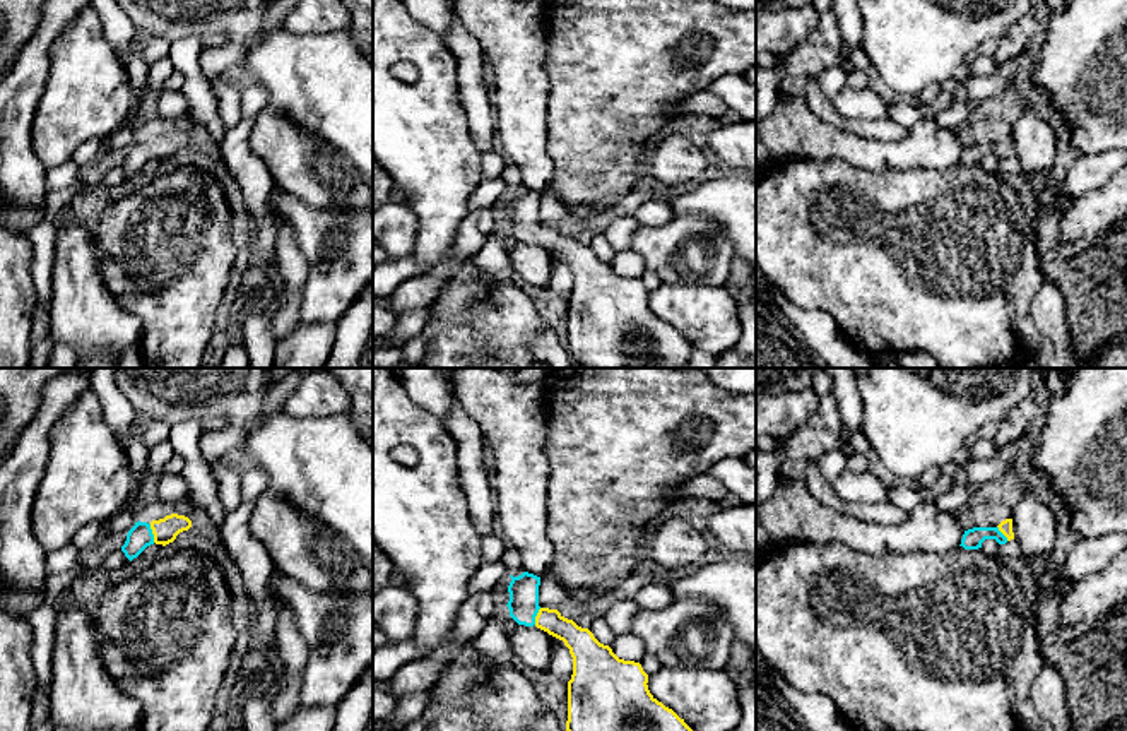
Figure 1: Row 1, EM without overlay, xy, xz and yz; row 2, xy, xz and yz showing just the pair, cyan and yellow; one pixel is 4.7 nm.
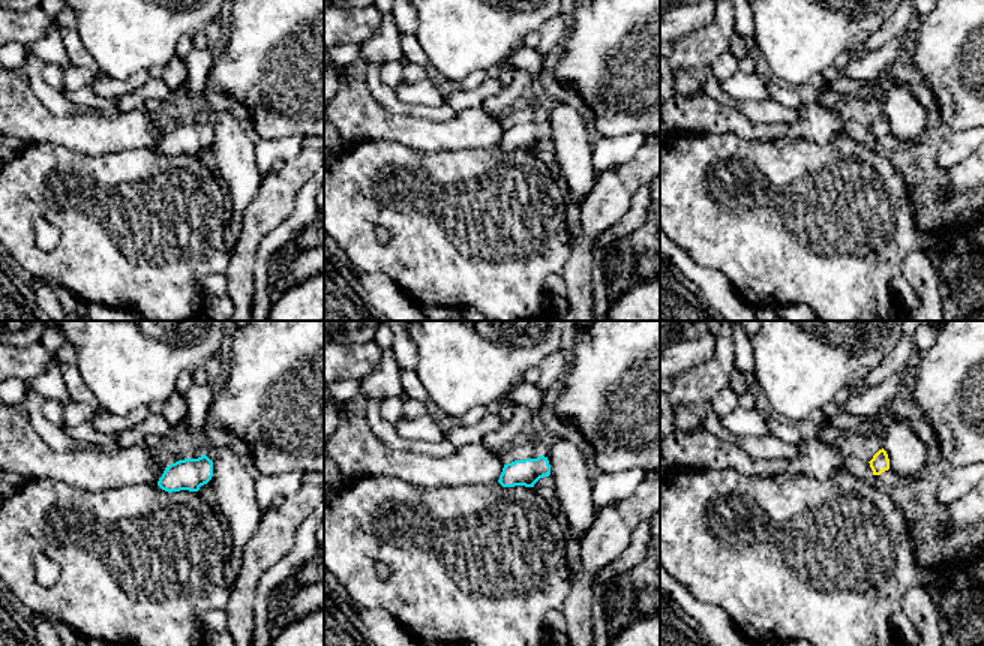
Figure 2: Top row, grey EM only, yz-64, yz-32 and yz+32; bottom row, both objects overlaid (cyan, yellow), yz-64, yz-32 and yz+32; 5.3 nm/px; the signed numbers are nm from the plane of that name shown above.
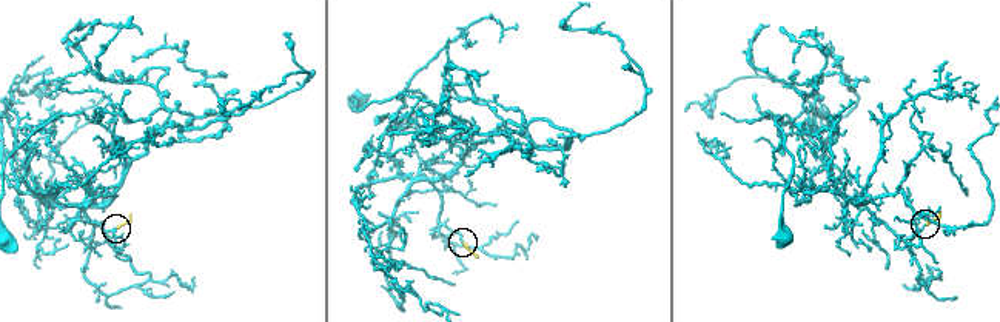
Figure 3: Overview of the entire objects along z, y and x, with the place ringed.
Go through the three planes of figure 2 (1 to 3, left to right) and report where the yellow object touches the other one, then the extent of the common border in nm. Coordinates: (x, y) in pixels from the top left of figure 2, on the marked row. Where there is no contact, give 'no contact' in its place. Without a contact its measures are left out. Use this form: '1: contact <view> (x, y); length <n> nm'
1: no contact
2: no contact
3: no contact

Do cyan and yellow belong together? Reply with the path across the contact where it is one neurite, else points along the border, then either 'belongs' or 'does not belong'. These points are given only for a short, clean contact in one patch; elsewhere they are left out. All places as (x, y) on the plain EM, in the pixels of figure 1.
across xy (141, 153), (151, 149), (165, 148) | belongs

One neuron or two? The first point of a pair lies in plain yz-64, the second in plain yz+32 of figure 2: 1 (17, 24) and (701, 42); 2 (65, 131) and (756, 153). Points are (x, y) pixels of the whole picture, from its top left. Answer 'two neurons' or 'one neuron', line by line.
1: two neurons
2: two neurons

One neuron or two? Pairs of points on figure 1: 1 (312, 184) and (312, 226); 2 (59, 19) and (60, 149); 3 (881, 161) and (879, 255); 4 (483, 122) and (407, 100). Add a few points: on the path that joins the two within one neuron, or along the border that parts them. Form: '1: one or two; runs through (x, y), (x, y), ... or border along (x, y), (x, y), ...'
1: two; border along (279, 185), (315, 209), (353, 209)
2: two; border along (76, 17), (50, 48), (48, 76)
3: two; border along (842, 160), (867, 170), (920, 168)
4: two; border along (457, 77), (469, 136), (481, 153)

